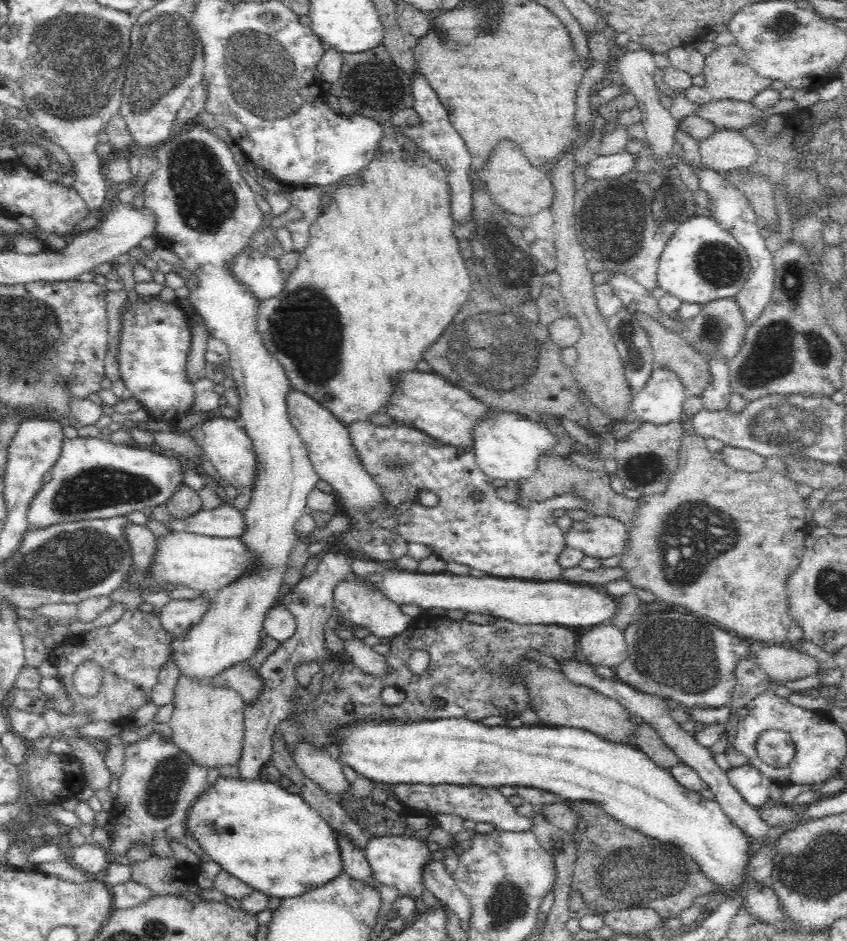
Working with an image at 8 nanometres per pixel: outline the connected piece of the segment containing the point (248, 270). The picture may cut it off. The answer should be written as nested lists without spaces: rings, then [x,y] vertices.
[[[246,248],[238,254],[231,268],[239,282],[260,300],[274,298],[284,292],[288,276],[281,270],[278,260],[254,248]]]

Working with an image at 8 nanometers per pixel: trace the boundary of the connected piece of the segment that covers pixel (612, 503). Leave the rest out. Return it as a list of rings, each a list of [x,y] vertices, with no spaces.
[[[544,457],[538,458],[538,468],[535,474],[526,481],[521,481],[521,491],[518,493],[520,501],[543,501],[555,496],[574,491],[587,500],[587,512],[595,516],[610,516],[622,521],[630,528],[638,512],[638,499],[619,494],[610,489],[609,474],[606,471],[584,470],[583,467],[574,463],[570,457]]]

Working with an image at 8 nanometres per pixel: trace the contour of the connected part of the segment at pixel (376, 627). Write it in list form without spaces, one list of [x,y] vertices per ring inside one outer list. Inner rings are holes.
[[[350,575],[336,583],[333,590],[335,610],[337,610],[347,625],[360,625],[372,631],[381,638],[394,637],[404,632],[411,623],[411,617],[402,613],[400,605],[386,596],[386,593],[368,581]]]

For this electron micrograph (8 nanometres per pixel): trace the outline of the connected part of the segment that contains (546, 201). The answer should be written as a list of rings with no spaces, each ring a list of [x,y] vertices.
[[[500,140],[498,146],[492,150],[488,162],[482,166],[482,181],[499,207],[506,213],[529,218],[545,209],[550,209],[553,204],[553,189],[549,175],[542,168],[535,167],[528,162],[521,148]]]

